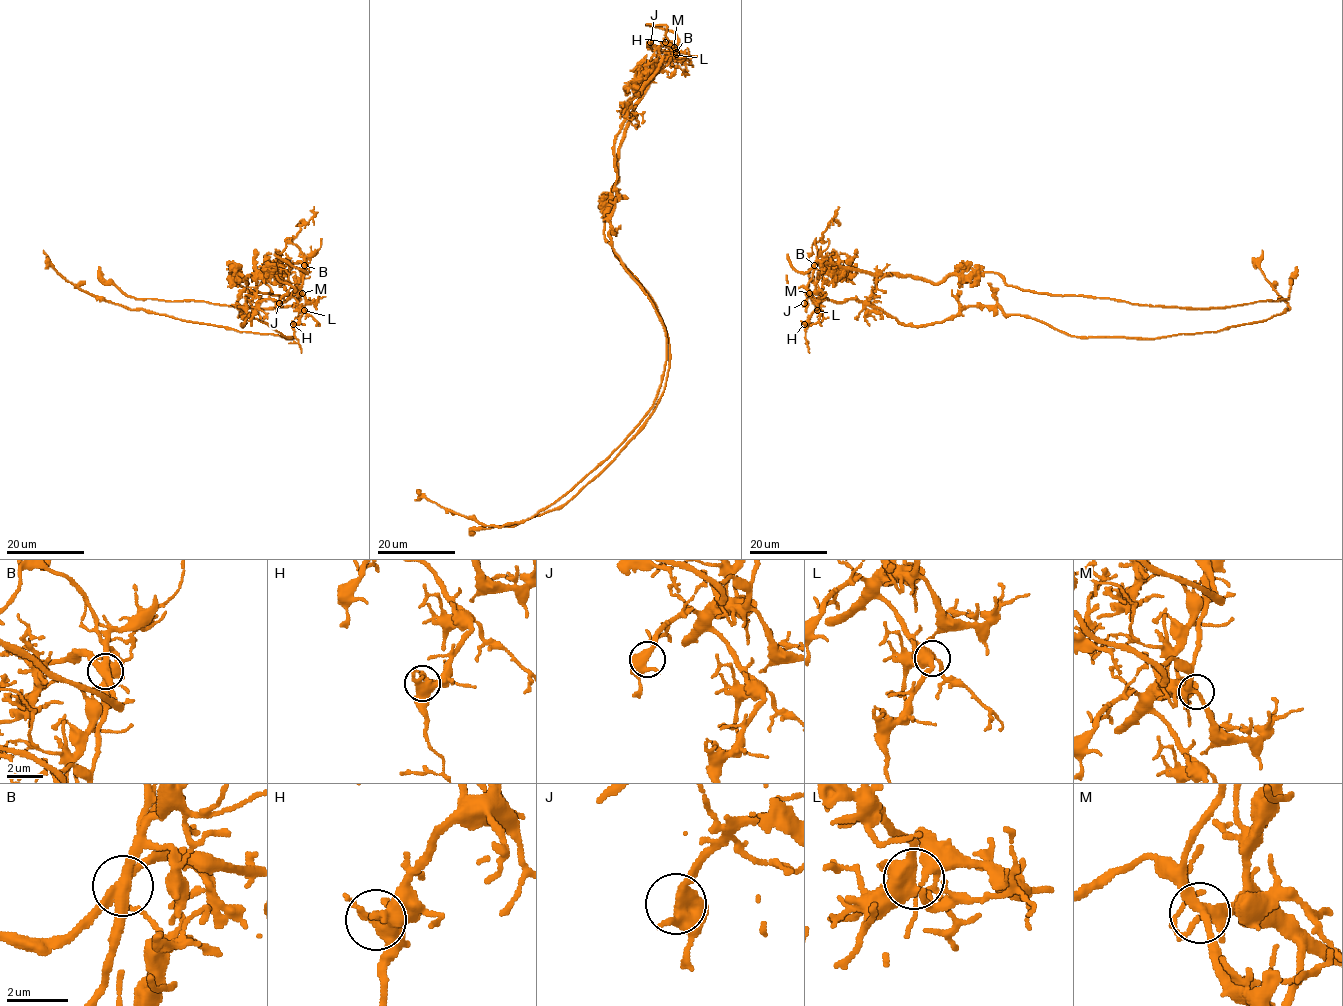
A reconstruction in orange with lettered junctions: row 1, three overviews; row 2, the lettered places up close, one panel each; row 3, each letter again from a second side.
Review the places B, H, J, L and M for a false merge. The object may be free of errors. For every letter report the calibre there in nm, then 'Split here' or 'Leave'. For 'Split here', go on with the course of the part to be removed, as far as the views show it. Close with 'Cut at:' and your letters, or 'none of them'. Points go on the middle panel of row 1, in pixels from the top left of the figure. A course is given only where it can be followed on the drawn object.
B: Thickness 400 nm. Split here. Course of the part to remove: (676, 51), (615, 138), (610, 219), (612, 246), (666, 336), (653, 406), (528, 519), (480, 524), (415, 499)
H: Thickness 360 nm. Leave
J: Thickness 400 nm. Leave
L: Thickness 550 nm. Leave
M: Thickness 280 nm. Leave
Cut at: B

